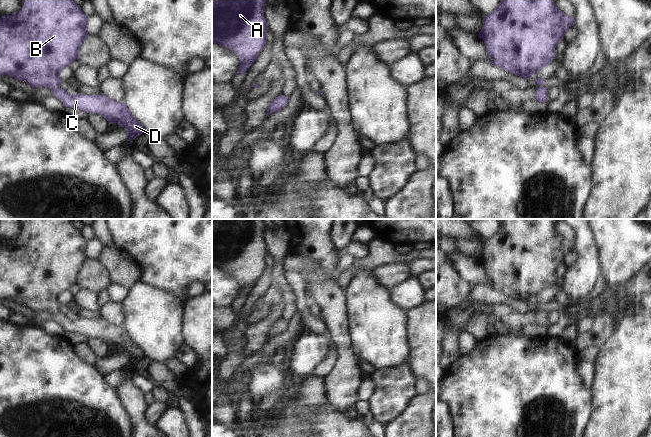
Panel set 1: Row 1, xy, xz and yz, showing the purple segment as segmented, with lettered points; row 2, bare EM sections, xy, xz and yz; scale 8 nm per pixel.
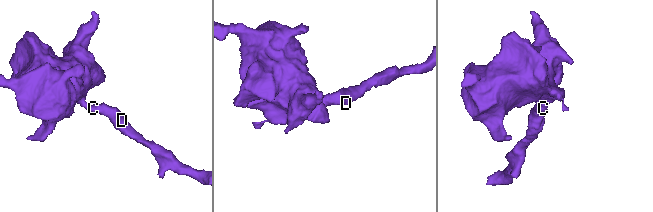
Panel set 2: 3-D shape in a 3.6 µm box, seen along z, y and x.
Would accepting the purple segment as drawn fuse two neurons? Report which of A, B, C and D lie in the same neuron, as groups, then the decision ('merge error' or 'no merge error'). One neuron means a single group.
groups A B C D; no merge error

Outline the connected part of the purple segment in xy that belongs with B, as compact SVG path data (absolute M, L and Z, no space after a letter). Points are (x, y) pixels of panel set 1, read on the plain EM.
M21 219L22 232L13 239L0 242L0 300L9 299L25 305L33 312L48 311L64 331L99 337L109 348L117 347L126 352L130 368L145 357L144 350L132 339L124 326L117 326L106 319L69 318L60 312L60 295L78 284L81 269L89 260L88 242L71 219Z

